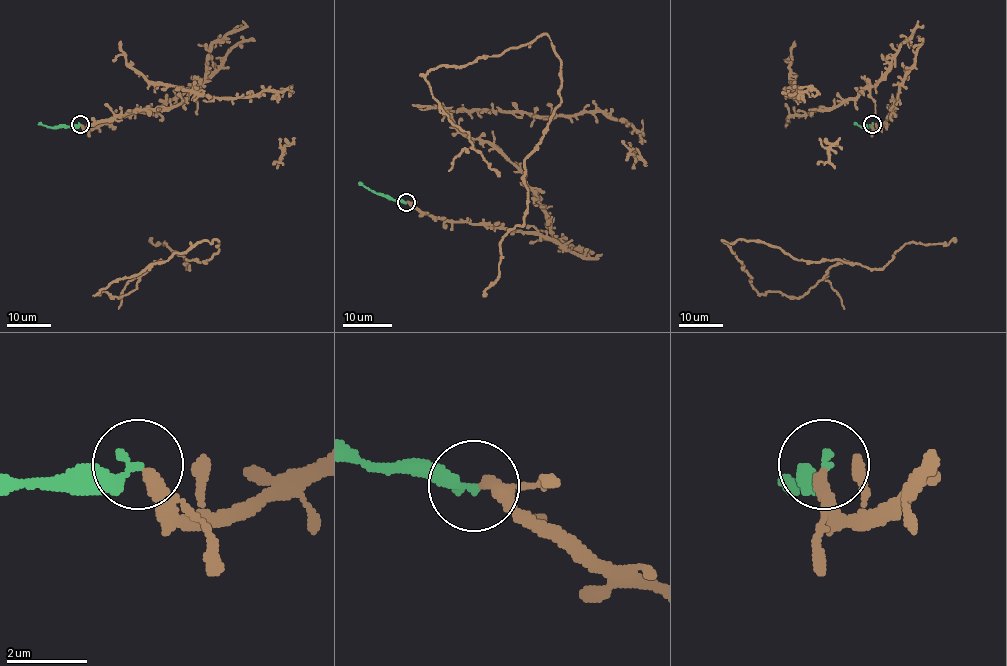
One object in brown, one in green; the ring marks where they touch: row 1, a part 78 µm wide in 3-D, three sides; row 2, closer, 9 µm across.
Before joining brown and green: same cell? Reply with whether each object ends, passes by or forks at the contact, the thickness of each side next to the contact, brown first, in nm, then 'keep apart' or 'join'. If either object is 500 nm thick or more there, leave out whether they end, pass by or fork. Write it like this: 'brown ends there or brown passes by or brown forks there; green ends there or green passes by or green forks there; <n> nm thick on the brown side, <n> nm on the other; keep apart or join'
brown ends there; green ends there; 340 nm thick on the brown side, 280 nm on the other; join

